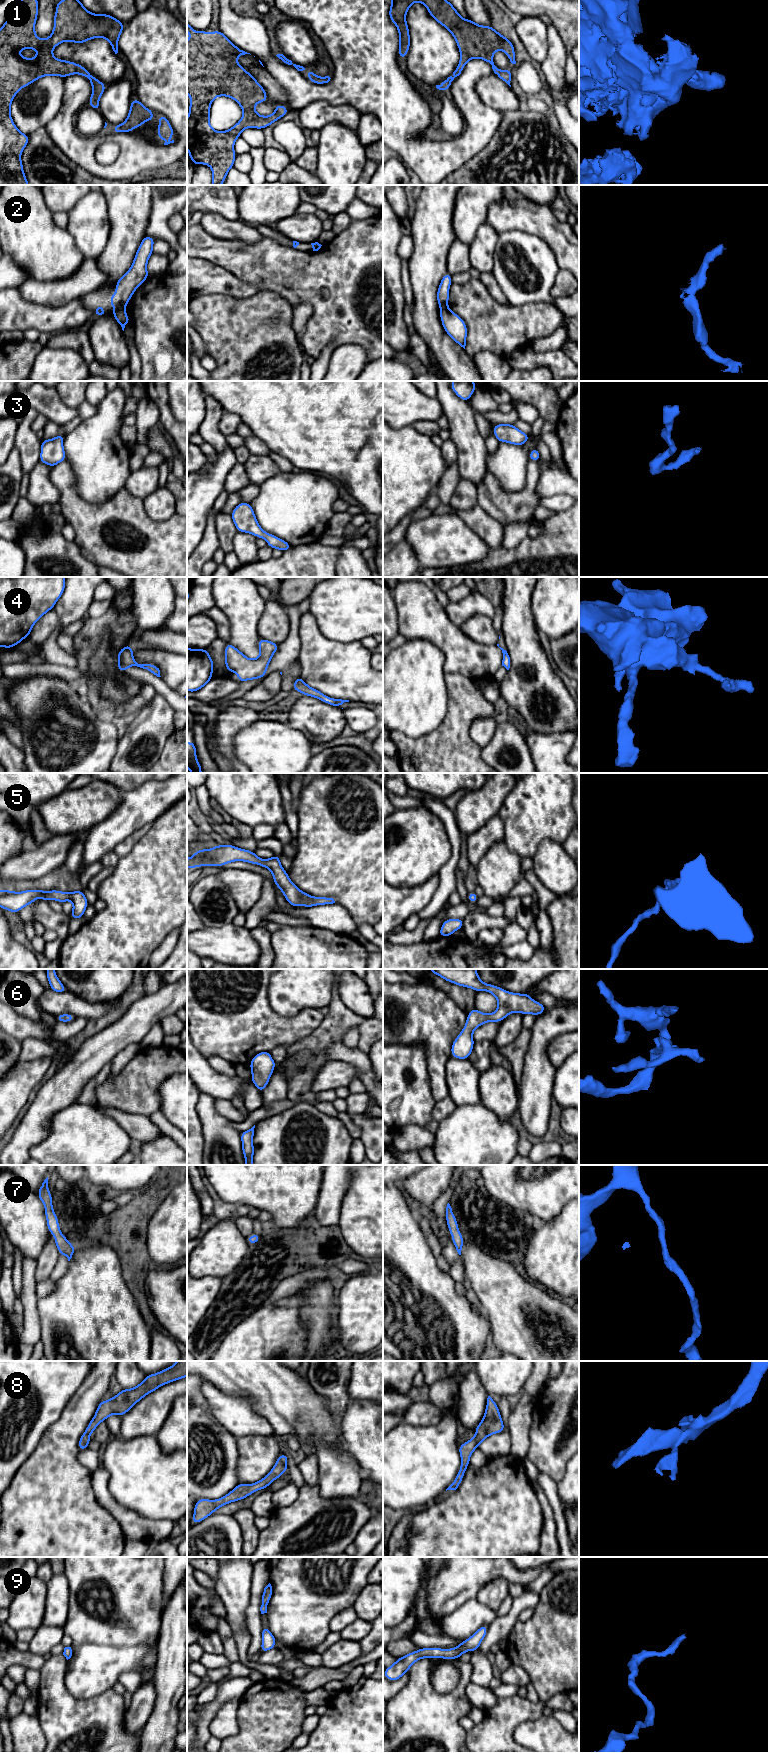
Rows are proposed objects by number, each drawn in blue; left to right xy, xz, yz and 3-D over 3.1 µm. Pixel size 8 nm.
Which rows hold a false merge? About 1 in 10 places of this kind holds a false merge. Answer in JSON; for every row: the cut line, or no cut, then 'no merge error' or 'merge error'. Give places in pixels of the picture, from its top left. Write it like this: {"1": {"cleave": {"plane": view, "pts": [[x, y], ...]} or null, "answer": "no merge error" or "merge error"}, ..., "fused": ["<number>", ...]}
{"1": {"cleave": null, "answer": "no merge error"}, "2": {"cleave": {"plane": "xy", "pts": [[124, 307], [119, 307], [115, 310]]}, "answer": "merge error"}, "3": {"cleave": null, "answer": "no merge error"}, "4": {"cleave": null, "answer": "no merge error"}, "5": {"cleave": null, "answer": "no merge error"}, "6": {"cleave": null, "answer": "no merge error"}, "7": {"cleave": null, "answer": "no merge error"}, "8": {"cleave": null, "answer": "no merge error"}, "9": {"cleave": null, "answer": "no merge error"}, "fused": ["2"]}

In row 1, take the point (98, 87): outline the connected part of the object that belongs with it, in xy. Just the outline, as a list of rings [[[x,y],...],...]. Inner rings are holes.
[[[20,0],[15,12],[0,28],[0,185],[29,185],[21,162],[21,153],[29,142],[29,136],[17,129],[10,114],[11,102],[19,90],[44,76],[65,78],[72,74],[80,74],[87,77],[92,85],[93,92],[89,106],[100,111],[99,99],[106,85],[92,76],[85,67],[55,58],[52,50],[65,41],[81,44],[89,39],[105,38],[117,54],[118,40],[125,26],[111,15],[90,13],[80,0],[61,0],[56,4],[52,34],[47,39],[39,39],[35,34],[38,2],[38,0]],[[21,49],[36,49],[38,53],[36,57],[28,59],[18,54]]]

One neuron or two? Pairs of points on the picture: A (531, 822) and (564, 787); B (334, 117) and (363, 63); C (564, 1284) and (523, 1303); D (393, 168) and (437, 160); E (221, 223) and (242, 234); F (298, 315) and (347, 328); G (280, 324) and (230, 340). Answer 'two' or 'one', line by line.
A: one
B: two
C: two
D: two
E: one
F: two
G: one

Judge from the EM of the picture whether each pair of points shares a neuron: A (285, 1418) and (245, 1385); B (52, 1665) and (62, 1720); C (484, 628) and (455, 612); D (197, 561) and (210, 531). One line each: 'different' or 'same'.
A: same
B: same
C: different
D: same

